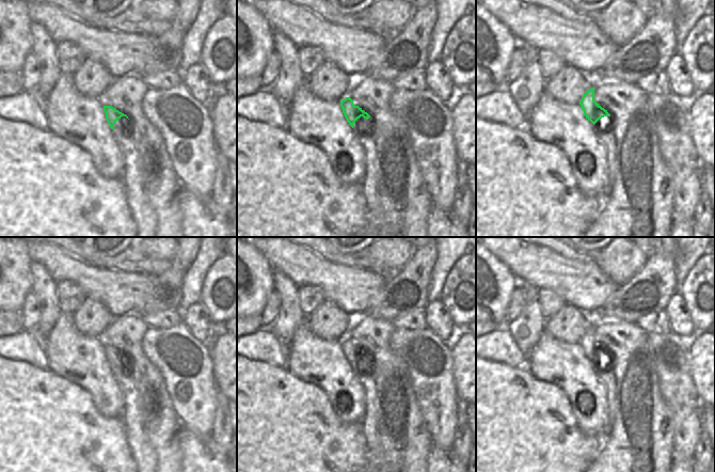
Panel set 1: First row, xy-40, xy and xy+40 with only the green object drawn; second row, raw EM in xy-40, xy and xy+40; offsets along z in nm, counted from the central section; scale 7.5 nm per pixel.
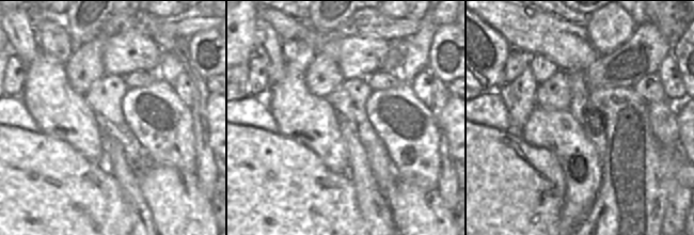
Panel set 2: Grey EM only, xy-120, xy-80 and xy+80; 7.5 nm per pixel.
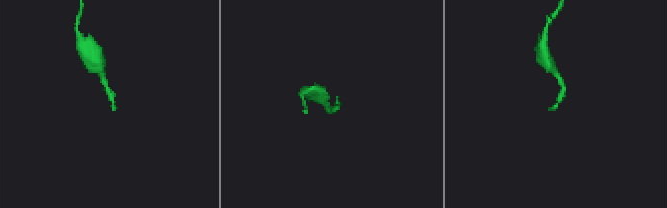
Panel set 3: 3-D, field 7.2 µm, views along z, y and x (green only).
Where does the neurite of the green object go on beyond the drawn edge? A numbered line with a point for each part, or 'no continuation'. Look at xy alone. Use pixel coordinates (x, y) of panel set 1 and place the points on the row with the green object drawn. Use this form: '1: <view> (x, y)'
1: xy (363, 128)

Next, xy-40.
1: xy-40 (145, 218)

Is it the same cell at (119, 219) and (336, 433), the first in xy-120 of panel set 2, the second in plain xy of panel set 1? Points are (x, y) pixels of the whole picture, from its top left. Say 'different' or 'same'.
same

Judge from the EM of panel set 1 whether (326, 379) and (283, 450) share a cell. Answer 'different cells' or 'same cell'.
different cells

